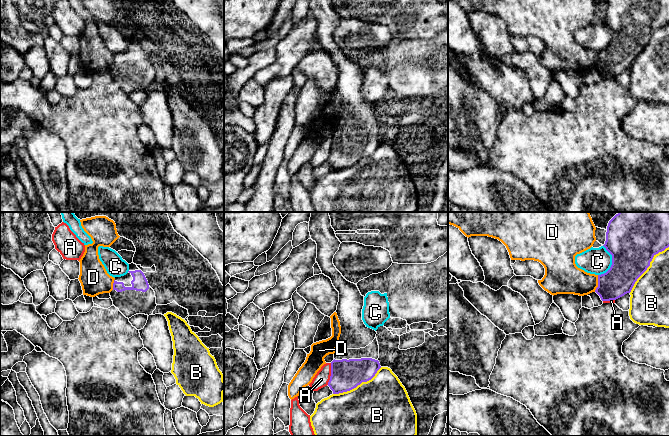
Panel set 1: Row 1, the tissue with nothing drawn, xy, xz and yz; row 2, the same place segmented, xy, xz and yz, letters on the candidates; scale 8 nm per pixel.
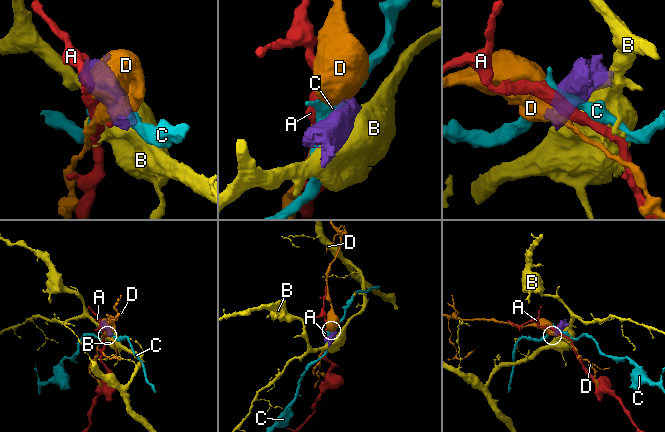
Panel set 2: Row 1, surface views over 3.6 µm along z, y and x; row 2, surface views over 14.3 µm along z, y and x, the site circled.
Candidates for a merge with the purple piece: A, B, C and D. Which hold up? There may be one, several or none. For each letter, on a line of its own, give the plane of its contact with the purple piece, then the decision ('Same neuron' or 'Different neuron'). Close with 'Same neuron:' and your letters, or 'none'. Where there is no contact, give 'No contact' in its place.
A: Touches purple in xz. Different neuron
B: Touches purple in yz. Different neuron
C: Touches purple in yz. Different neuron
D: Touches purple in yz. Different neuron
Same neuron: none

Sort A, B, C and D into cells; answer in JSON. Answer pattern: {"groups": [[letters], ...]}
{"groups": [["A"], ["B"], ["C"], ["D"]]}

